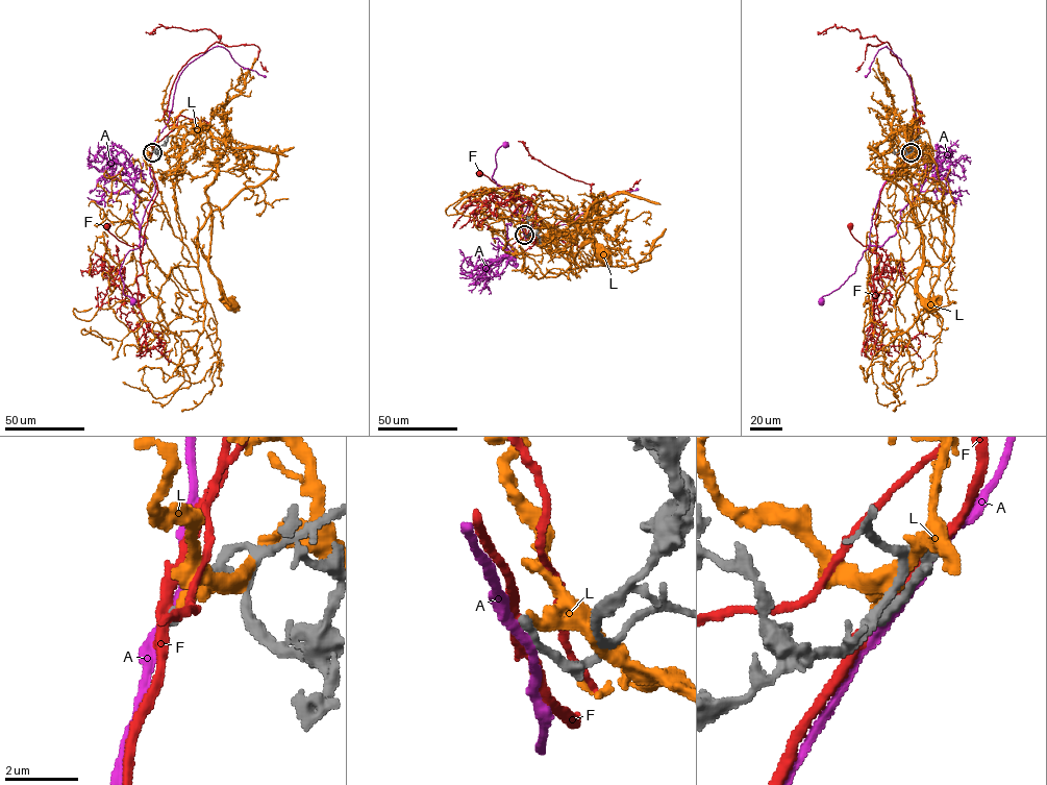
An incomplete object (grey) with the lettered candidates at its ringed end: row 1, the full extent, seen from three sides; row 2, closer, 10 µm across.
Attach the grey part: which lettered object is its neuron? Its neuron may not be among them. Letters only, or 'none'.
none

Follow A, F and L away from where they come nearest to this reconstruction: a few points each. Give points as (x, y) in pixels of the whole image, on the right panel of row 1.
A: (912, 151), (880, 190), (872, 218), (869, 246), (855, 271), (820, 301)
F: (912, 151), (881, 191), (873, 252), (852, 236), (850, 225)
L: (912, 151), (907, 126), (877, 153), (910, 203), (922, 237), (917, 290), (932, 305)

